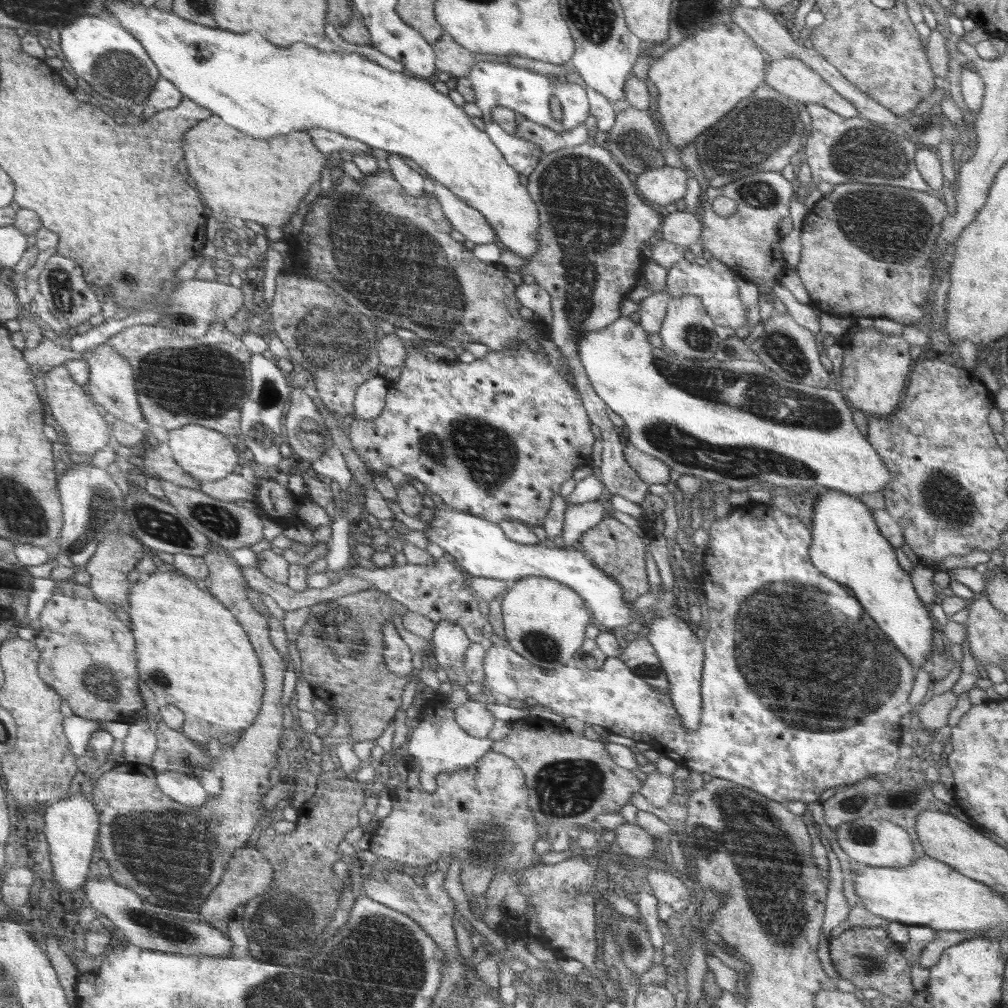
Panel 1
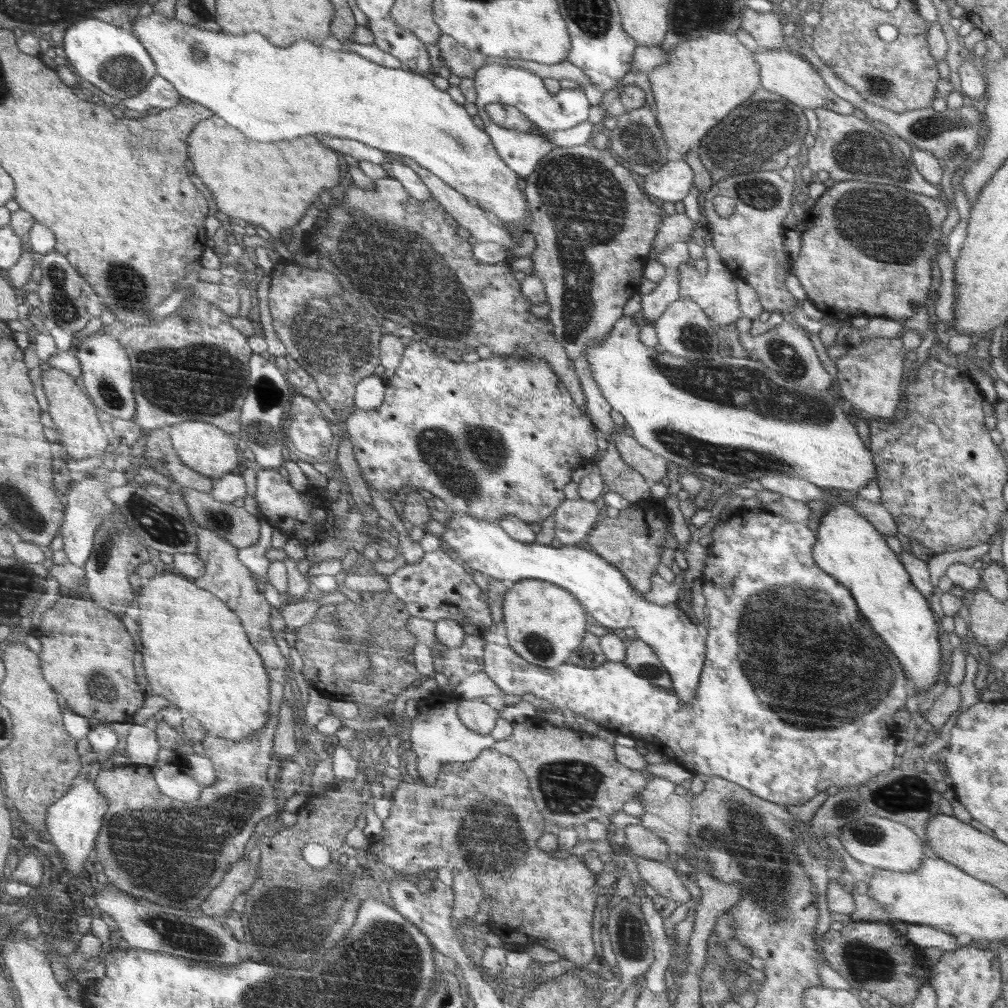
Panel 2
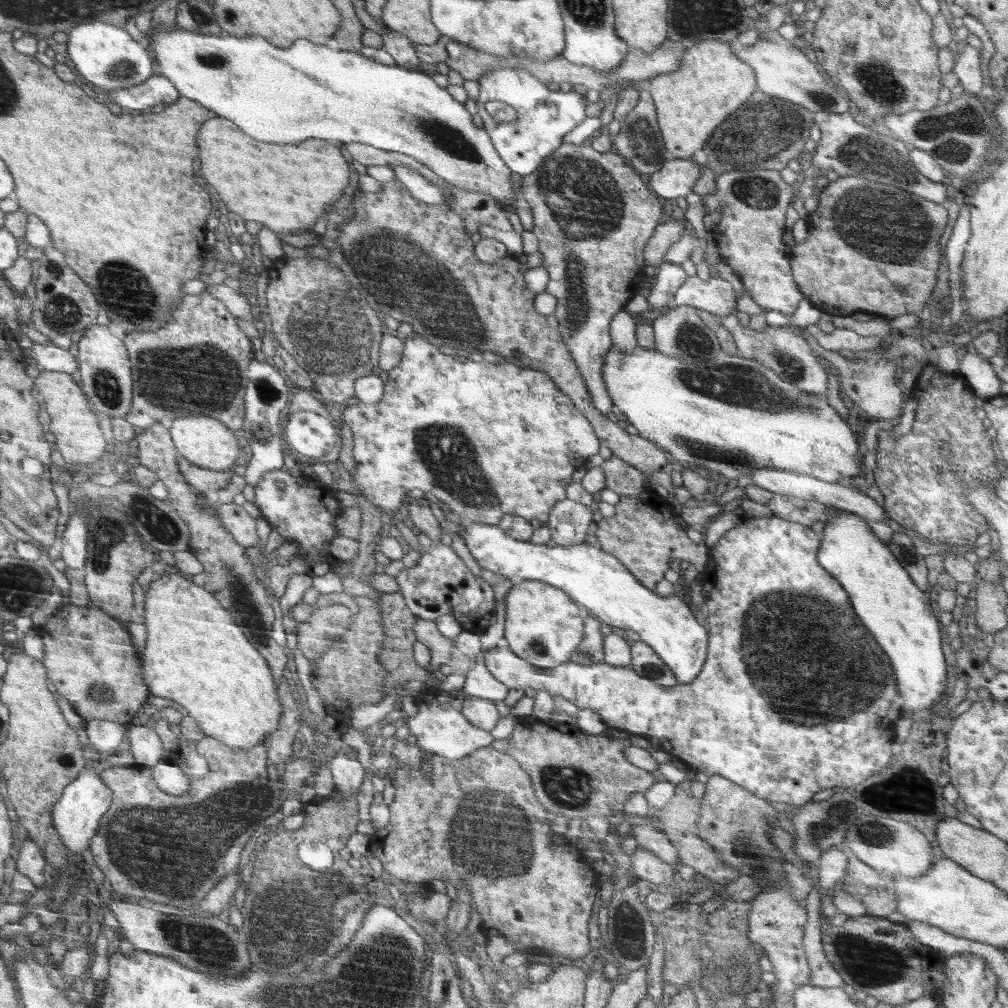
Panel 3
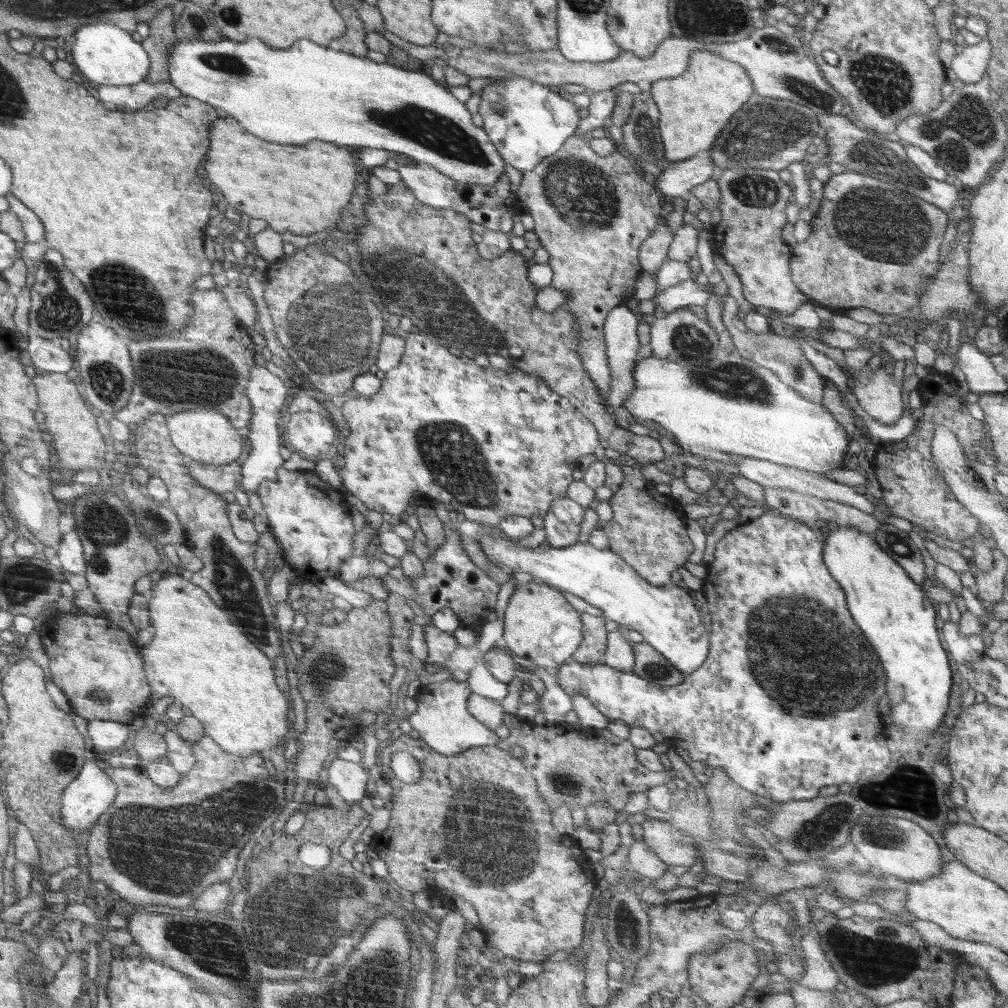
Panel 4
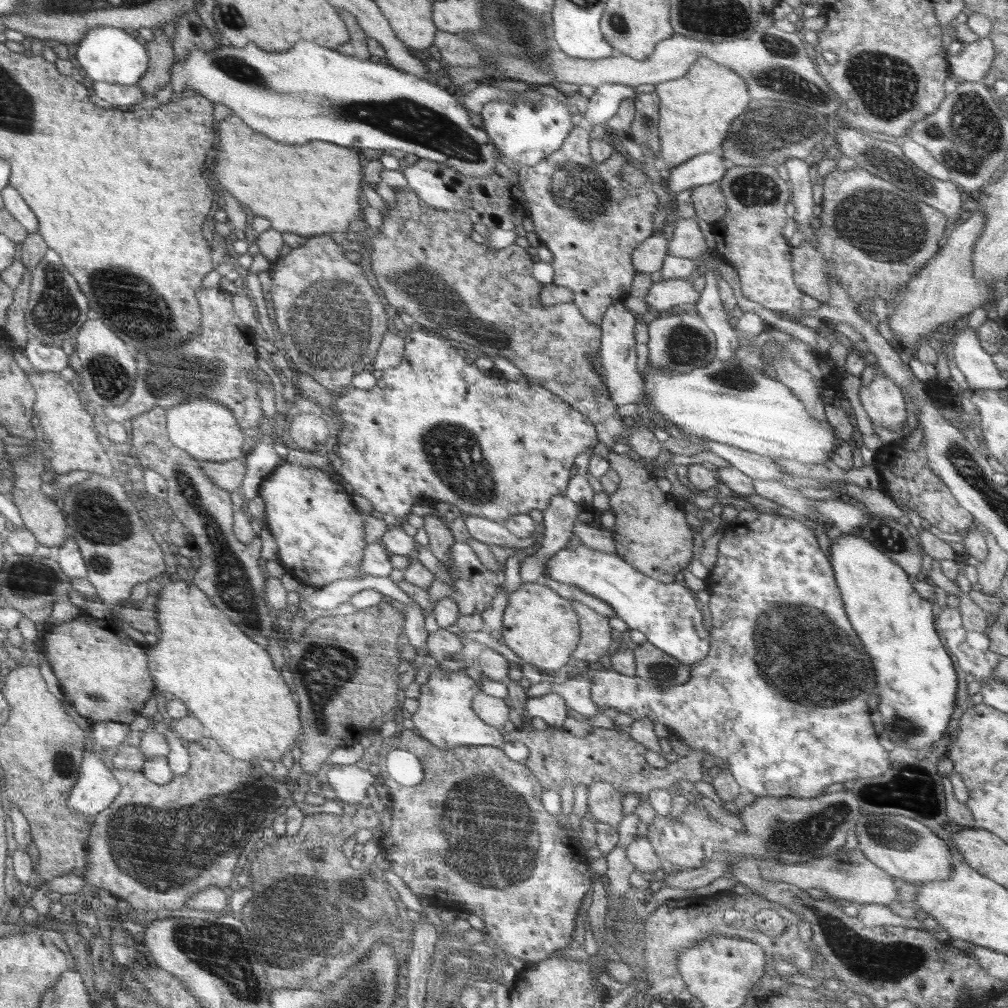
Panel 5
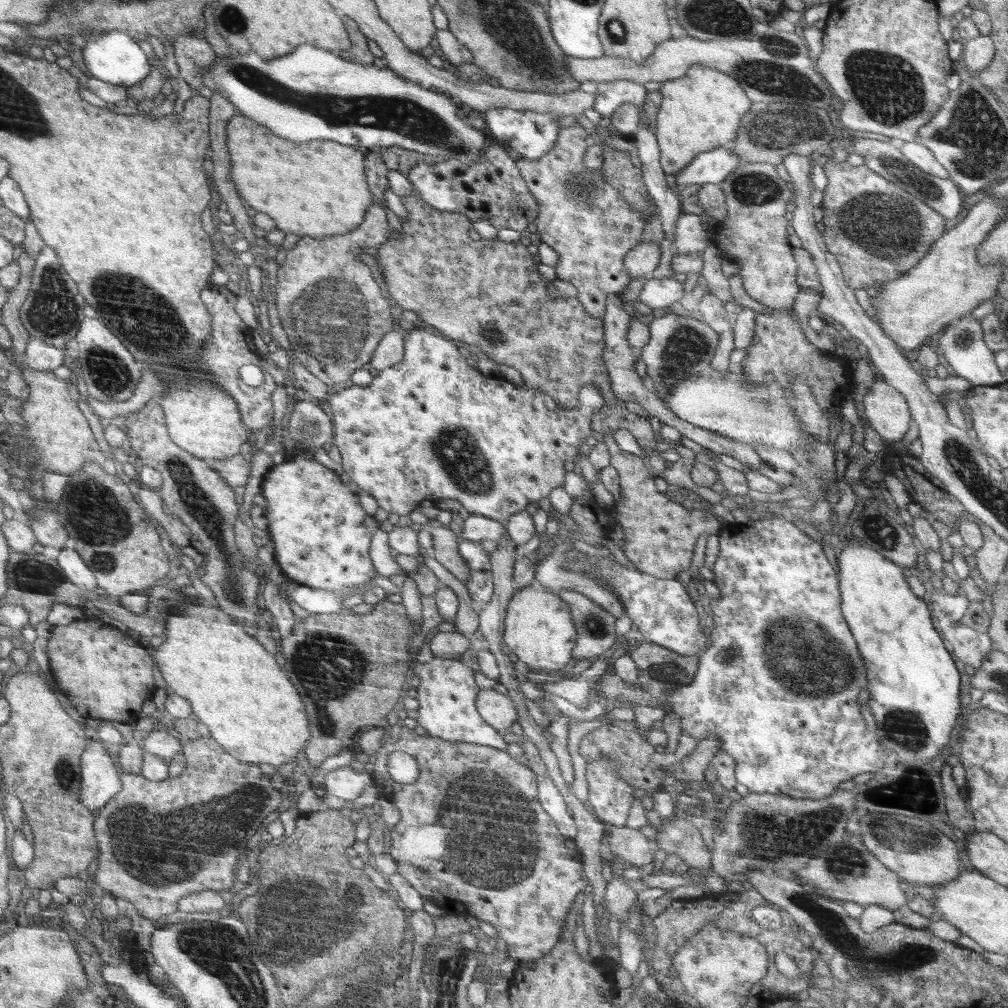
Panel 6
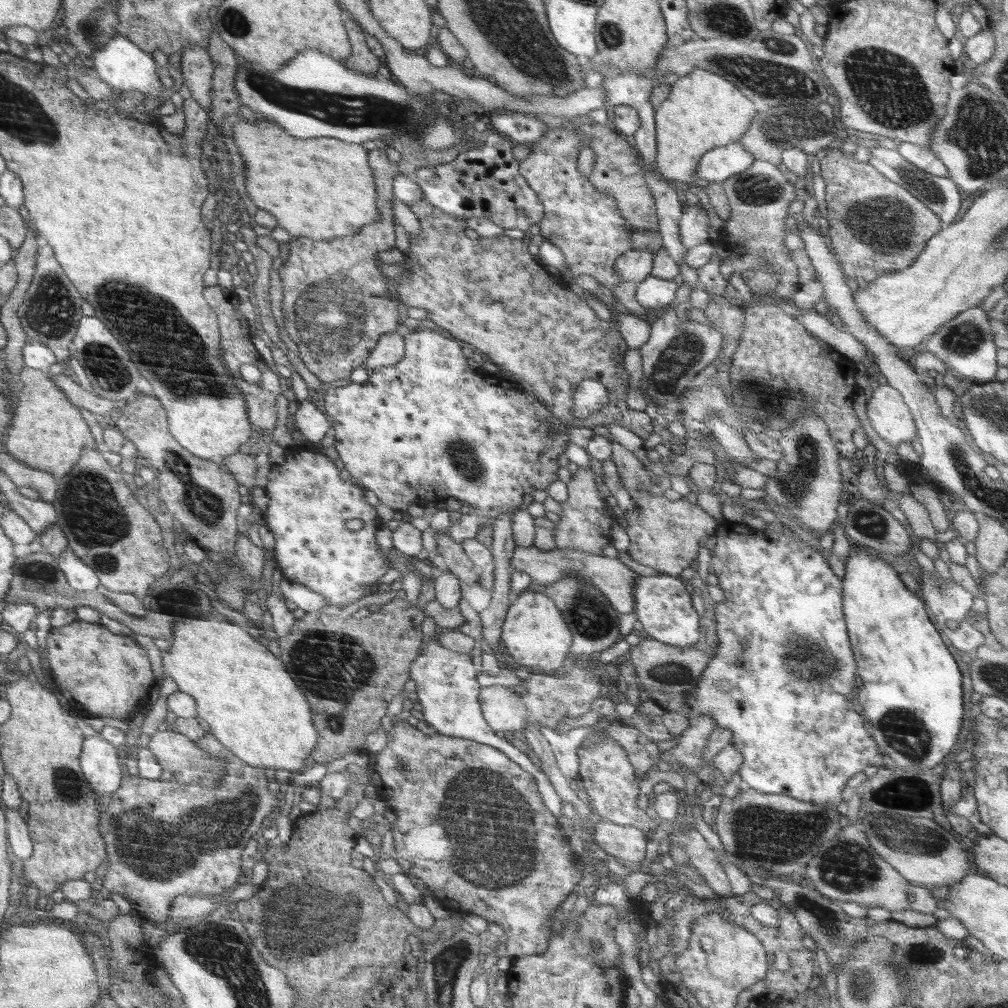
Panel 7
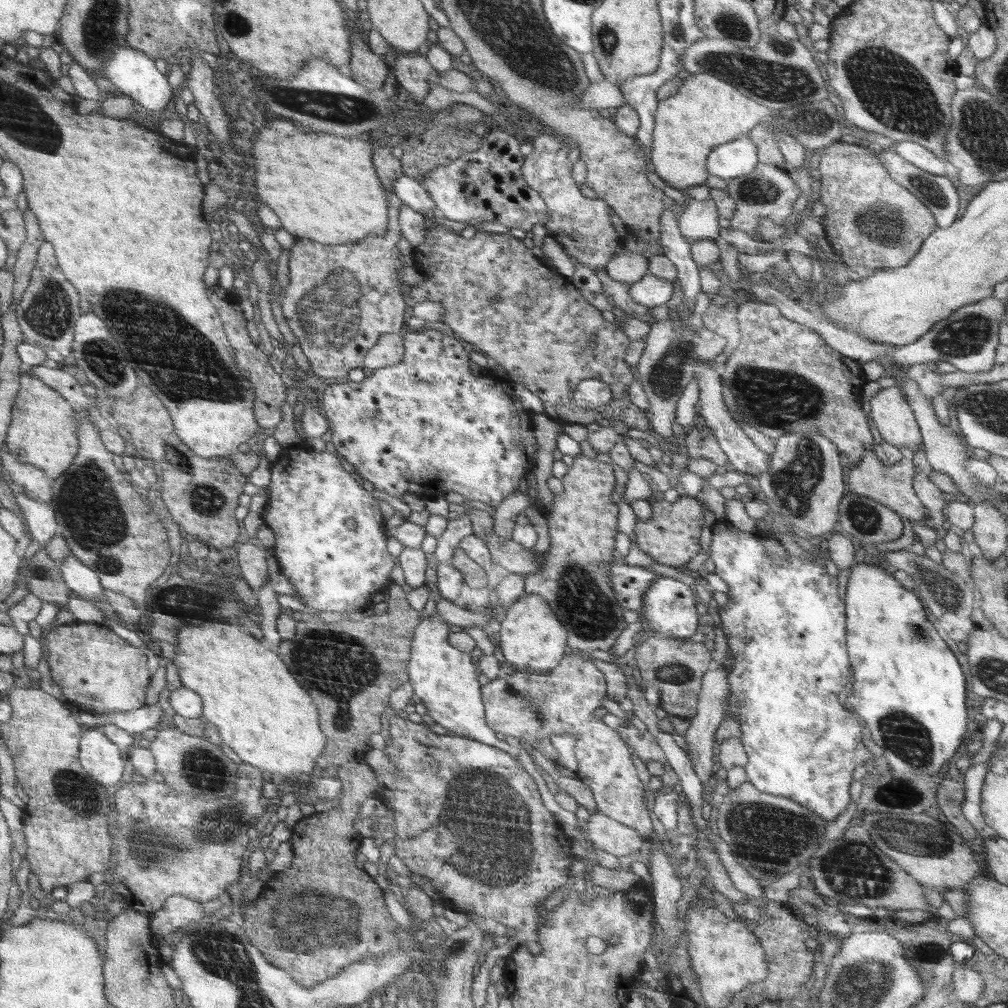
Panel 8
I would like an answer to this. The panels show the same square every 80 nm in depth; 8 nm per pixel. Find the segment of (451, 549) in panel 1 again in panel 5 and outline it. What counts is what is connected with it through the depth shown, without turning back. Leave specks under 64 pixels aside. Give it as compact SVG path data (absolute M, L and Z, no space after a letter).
M577 542L553 554L545 562L543 574L601 598L613 607L615 616L624 620L628 629L640 631L646 641L682 664L695 664L709 654L708 632L702 626L702 616L694 604L694 598L690 590L676 584L675 580L664 583L650 578L619 555L594 550Z

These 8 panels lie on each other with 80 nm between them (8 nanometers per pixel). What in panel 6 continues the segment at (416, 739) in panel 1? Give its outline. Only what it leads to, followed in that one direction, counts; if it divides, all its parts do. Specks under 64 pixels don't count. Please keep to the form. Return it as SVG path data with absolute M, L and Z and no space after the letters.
M434 656L428 663L414 663L414 674L420 678L420 685L417 687L419 708L413 714L417 724L422 726L430 736L442 740L473 742L507 750L508 743L504 737L478 714L476 702L481 689L474 681L474 671L471 668L462 668L460 661L458 657Z

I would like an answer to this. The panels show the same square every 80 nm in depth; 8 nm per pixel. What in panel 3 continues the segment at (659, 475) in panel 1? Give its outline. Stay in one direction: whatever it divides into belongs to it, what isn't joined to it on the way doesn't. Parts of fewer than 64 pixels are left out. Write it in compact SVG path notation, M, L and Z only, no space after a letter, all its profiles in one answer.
M398 179L384 183L384 186L375 193L367 193L358 190L353 196L352 202L354 203L354 212L356 215L352 219L342 221L340 226L338 226L340 234L338 234L338 237L336 238L336 244L340 246L344 260L354 268L354 274L356 274L356 278L360 278L360 284L376 298L378 310L380 310L380 313L383 314L384 318L392 316L392 318L395 318L400 323L408 322L410 326L413 326L413 334L422 336L424 339L430 338L430 336L438 336L441 340L446 340L446 344L450 344L450 342L462 344L462 346L470 348L470 352L477 351L483 353L484 350L490 350L490 352L497 353L503 360L508 363L513 363L515 366L544 372L548 378L552 379L553 382L557 384L558 390L569 396L577 410L594 426L594 431L597 432L598 438L601 439L602 446L610 448L614 456L621 458L624 462L637 468L642 473L658 472L671 460L670 456L666 456L665 451L658 448L653 442L644 440L641 436L628 434L626 430L619 428L613 419L606 418L606 416L602 415L602 412L598 411L598 408L592 402L593 396L589 391L589 386L586 384L585 378L582 376L580 368L576 360L574 360L572 352L569 350L569 346L567 346L564 339L562 339L560 321L558 321L558 318L554 314L544 316L535 311L535 294L526 288L526 282L524 282L524 278L522 278L522 274L520 274L520 266L522 266L522 264L520 264L518 260L514 260L514 256L507 255L502 258L502 260L498 260L494 263L482 262L481 259L474 256L475 248L472 248L472 240L470 240L468 234L464 232L464 222L462 222L462 218L458 216L458 213L446 204L431 205L420 202L406 190L406 187Z

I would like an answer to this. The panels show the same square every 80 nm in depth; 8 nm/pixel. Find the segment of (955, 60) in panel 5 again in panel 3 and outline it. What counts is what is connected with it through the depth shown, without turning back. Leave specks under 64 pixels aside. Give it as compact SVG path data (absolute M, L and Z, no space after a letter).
M966 45L955 61L953 72L959 78L959 84L968 92L979 93L982 88L982 68L980 67L980 55L982 50L976 50L973 46Z

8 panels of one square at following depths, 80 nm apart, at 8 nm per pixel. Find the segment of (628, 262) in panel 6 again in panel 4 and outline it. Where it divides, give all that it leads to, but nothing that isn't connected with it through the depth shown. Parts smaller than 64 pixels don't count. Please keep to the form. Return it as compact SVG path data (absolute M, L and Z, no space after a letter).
M667 224L654 229L651 237L641 245L639 262L644 270L656 272L668 258L669 246L675 237L675 230Z

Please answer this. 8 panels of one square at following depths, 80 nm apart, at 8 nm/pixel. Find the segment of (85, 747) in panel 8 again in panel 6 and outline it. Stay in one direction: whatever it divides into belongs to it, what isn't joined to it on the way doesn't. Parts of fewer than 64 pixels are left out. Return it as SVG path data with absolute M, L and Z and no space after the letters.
M93 738L81 757L81 803L94 812L104 808L124 788L120 772L110 748Z

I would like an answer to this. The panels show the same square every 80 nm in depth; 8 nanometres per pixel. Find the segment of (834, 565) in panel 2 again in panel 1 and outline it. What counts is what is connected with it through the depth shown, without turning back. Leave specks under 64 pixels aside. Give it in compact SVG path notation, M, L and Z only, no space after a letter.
M819 488L818 500L813 504L812 512L813 548L810 554L813 565L828 578L842 582L850 590L854 590L855 599L863 609L876 621L878 628L896 645L896 648L911 662L913 668L923 667L926 657L932 651L932 639L936 630L936 622L928 615L928 606L923 605L906 572L896 559L893 546L882 536L873 514L869 508L854 495L848 495L832 489Z

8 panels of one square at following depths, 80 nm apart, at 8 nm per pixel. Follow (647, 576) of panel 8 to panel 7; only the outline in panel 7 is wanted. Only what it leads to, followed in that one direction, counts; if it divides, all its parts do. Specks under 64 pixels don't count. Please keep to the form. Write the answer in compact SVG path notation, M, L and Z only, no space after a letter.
M517 545L513 552L511 565L516 571L522 571L529 574L532 581L541 583L541 586L550 586L571 574L571 576L579 576L589 579L589 582L594 583L596 587L600 587L601 593L612 602L617 611L622 614L633 612L636 608L636 586L640 575L628 569L622 561L617 558L606 557L602 554L593 555L592 553L583 553L578 549L554 549L553 551L543 551L532 547L520 547Z

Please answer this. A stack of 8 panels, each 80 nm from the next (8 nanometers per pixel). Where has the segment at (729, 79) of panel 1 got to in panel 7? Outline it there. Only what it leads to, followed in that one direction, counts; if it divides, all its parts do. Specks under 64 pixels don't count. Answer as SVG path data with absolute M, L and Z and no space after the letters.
M701 68L692 69L669 86L667 99L655 109L657 171L669 182L677 180L692 184L697 178L701 158L718 146L738 141L749 130L758 109L756 104L729 79Z

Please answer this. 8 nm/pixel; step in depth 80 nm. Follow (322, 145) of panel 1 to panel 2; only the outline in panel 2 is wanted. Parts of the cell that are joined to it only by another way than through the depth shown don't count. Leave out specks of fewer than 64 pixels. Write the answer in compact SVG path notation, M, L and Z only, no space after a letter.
M322 135L318 137L320 137L321 143L325 144L328 149L338 150L338 152L351 156L358 161L367 160L374 164L398 161L393 159L392 156L387 157L387 153L384 153L384 151L378 150L378 148L372 148L372 146L368 146L359 140L340 138L332 135Z

